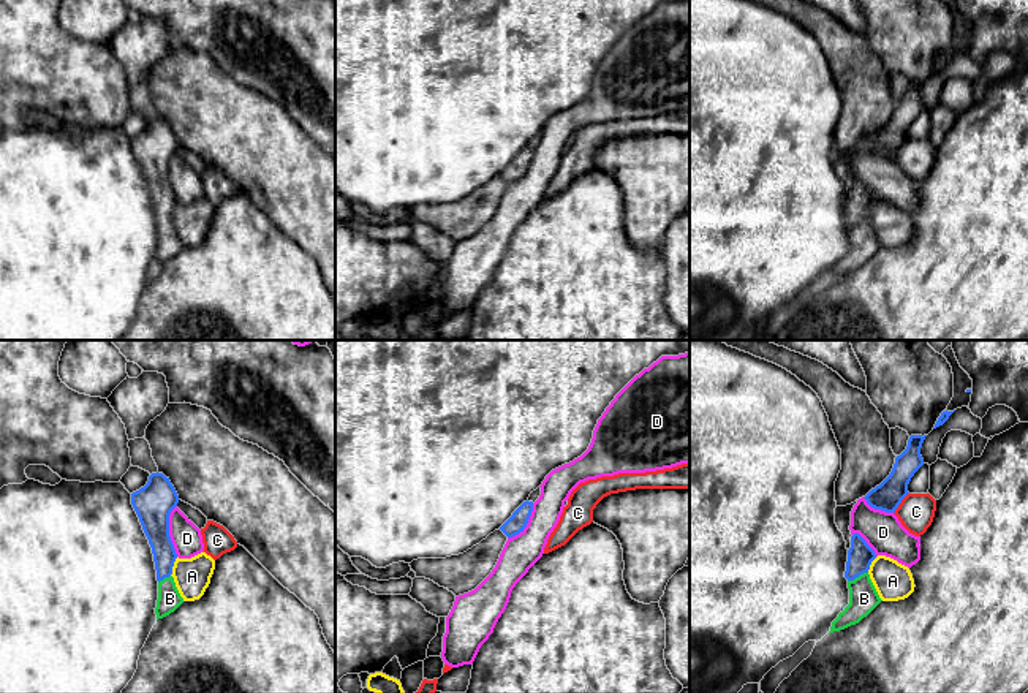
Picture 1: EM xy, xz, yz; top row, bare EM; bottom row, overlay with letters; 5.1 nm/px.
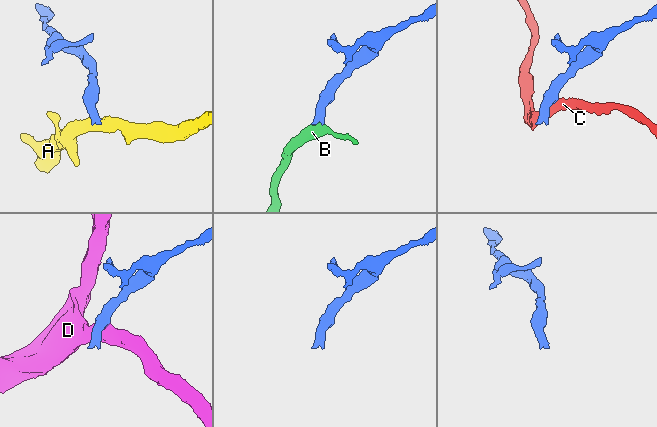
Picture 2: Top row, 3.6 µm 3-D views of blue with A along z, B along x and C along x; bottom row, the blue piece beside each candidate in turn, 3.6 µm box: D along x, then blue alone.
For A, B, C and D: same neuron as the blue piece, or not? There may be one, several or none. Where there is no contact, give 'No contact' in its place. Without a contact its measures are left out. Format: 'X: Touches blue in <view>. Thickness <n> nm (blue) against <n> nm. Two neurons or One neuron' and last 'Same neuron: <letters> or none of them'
A: Touches blue in xy. Thickness 140 nm (blue) against 190 nm. Two neurons
B: Touches blue in yz. Thickness 130 nm (blue) against 150 nm. One neuron
C: Touches blue in yz. Thickness 150 nm (blue) against 190 nm. Two neurons
D: Touches blue in xy. Thickness 200 nm (blue) against 150 nm. Two neurons
Same neuron: B

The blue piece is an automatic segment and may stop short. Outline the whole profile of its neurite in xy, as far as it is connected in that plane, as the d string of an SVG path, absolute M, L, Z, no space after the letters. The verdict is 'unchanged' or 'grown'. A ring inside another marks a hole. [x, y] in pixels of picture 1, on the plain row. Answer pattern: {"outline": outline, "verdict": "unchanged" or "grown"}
{"outline": "M158 117L149 122L144 133L131 139L131 150L149 185L155 207L158 226L157 266L169 261L183 248L171 222L177 199L169 182L169 160L177 149L179 141L169 123Z", "verdict": "grown"}

